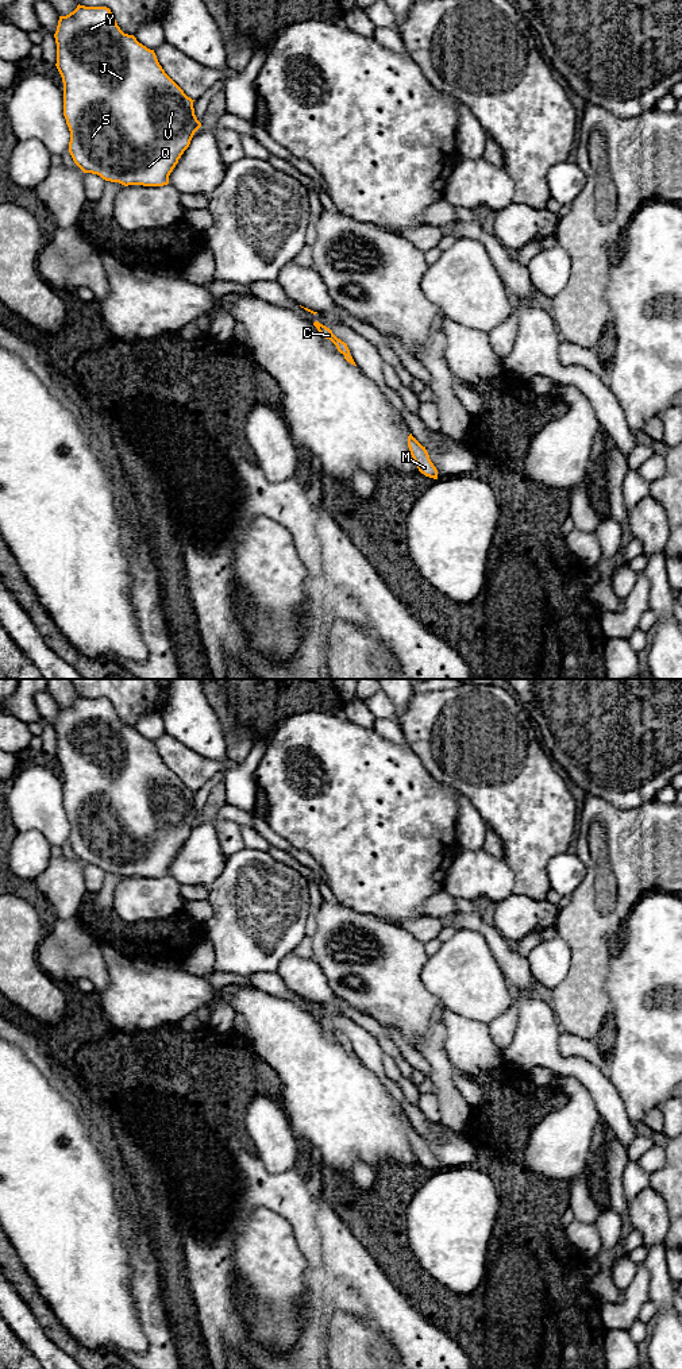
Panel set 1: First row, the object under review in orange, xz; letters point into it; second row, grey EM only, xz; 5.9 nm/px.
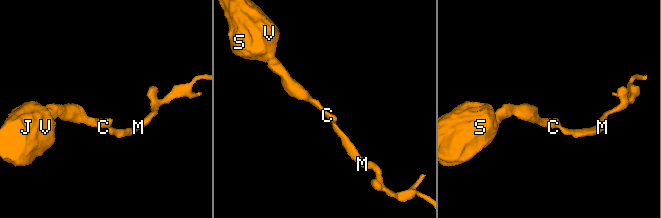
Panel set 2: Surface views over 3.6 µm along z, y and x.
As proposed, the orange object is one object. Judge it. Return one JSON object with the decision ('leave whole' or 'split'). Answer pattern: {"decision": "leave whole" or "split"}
{"decision": "leave whole"}

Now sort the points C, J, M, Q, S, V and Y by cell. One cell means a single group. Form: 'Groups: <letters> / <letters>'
Groups: C J M Q S V Y

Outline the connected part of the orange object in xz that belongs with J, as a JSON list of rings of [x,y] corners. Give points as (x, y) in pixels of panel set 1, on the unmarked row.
[[[107,698],[77,699],[59,707],[54,725],[57,760],[63,774],[63,807],[70,822],[69,844],[84,863],[124,878],[163,878],[189,838],[201,814],[194,806],[193,793],[165,764],[154,741],[147,740],[134,726],[124,725]]]

